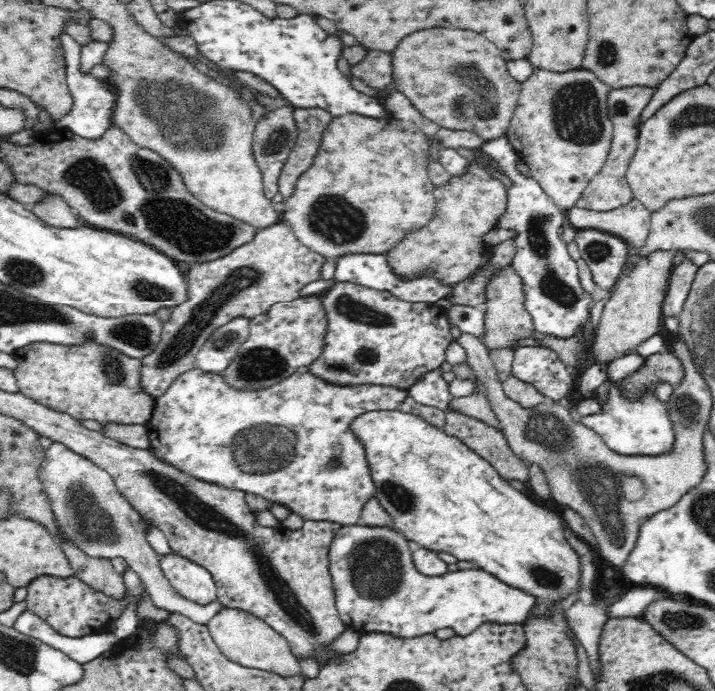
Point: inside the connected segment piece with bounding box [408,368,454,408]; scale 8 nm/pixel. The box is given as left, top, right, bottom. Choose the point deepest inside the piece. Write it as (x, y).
(430, 390)

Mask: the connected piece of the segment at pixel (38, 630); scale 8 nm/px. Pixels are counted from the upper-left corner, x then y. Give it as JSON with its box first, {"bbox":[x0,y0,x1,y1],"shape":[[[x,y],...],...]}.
{"bbox":[14,608,120,664],"shape":[[[26,608],[18,622],[14,624],[14,628],[26,636],[32,636],[36,640],[46,642],[48,646],[54,646],[56,650],[62,650],[64,654],[68,654],[72,660],[86,664],[92,660],[98,660],[102,654],[106,654],[108,650],[114,650],[116,644],[120,642],[120,638],[116,634],[92,634],[92,636],[80,636],[80,638],[70,638],[70,636],[62,636],[60,632],[56,632],[46,620],[42,620],[40,616],[36,616],[34,612],[30,612],[30,608]]]}

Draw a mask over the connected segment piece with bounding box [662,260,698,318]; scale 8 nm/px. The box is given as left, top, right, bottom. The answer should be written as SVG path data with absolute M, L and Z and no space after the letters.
M684 260L680 266L674 268L674 274L668 284L668 294L666 294L666 300L662 306L664 318L678 318L682 314L686 300L690 296L696 272L698 272L698 268L688 260Z

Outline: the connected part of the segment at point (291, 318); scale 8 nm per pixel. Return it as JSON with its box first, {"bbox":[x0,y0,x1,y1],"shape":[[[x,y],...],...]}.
{"bbox":[224,292,328,388],"shape":[[[326,292],[300,296],[290,302],[276,302],[268,312],[262,312],[250,320],[250,336],[238,350],[236,360],[230,362],[224,376],[234,388],[268,388],[274,386],[296,370],[310,368],[326,348],[328,334],[328,312],[326,312]]]}

